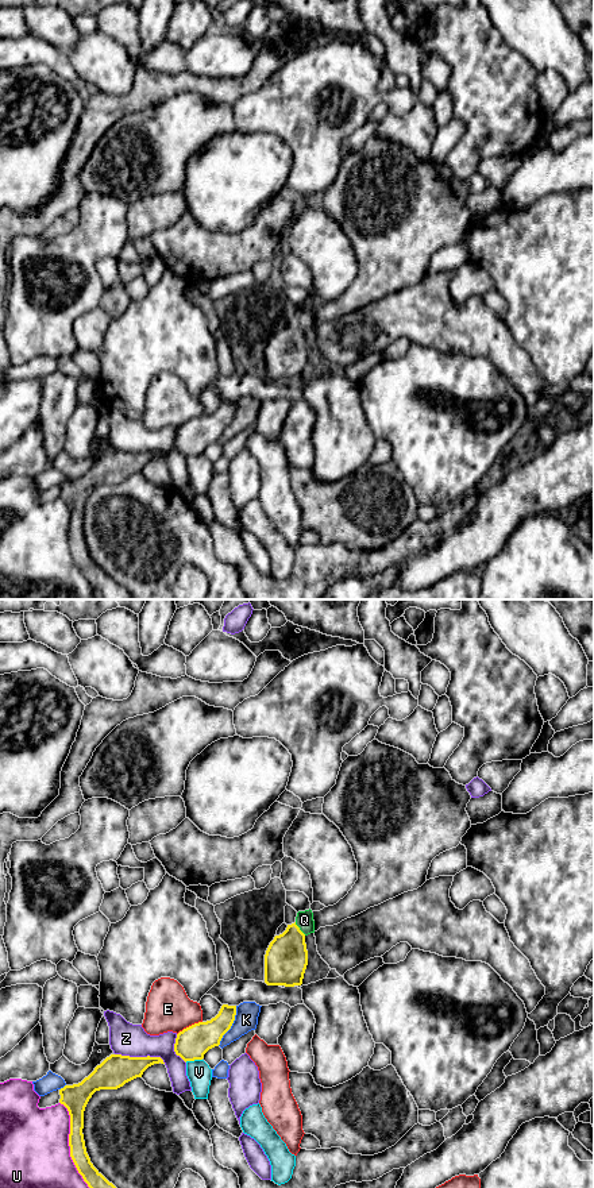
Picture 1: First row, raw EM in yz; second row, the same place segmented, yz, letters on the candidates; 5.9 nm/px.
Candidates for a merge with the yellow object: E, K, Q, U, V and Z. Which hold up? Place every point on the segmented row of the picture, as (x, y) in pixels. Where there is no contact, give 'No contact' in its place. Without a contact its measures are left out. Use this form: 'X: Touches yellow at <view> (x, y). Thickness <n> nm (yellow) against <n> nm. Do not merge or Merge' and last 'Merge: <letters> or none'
E: Touches yellow at yz (189, 1026). Thickness 190 nm (yellow) against 280 nm. Do not merge
K: Touches yellow at yz (231, 1025). Thickness 190 nm (yellow) against 140 nm. Do not merge
Q: Touches yellow at yz (299, 929). Thickness 260 nm (yellow) against 110 nm. Merge
U: Touches yellow at yz (69, 1145). Thickness 120 nm (yellow) against 420 nm. Do not merge
V: Touches yellow at yz (193, 1060). Thickness 190 nm (yellow) against 140 nm. Do not merge
Z: Touches yellow at yz (141, 1057). Thickness 190 nm (yellow) against 190 nm. Do not merge
Merge: Q

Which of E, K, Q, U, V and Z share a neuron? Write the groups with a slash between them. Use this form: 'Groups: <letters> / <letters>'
Groups: E / K / Q / U / V / Z

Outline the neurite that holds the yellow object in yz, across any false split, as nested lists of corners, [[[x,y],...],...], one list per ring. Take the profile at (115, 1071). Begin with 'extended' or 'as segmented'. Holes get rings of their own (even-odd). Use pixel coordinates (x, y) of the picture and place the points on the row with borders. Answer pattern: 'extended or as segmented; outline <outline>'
as segmented; outline [[[111,1054],[81,1083],[59,1089],[59,1103],[70,1115],[69,1146],[70,1157],[89,1188],[116,1188],[90,1162],[84,1141],[84,1111],[96,1091],[117,1089],[126,1083],[142,1077],[154,1064],[165,1064],[161,1057],[130,1057]]]

